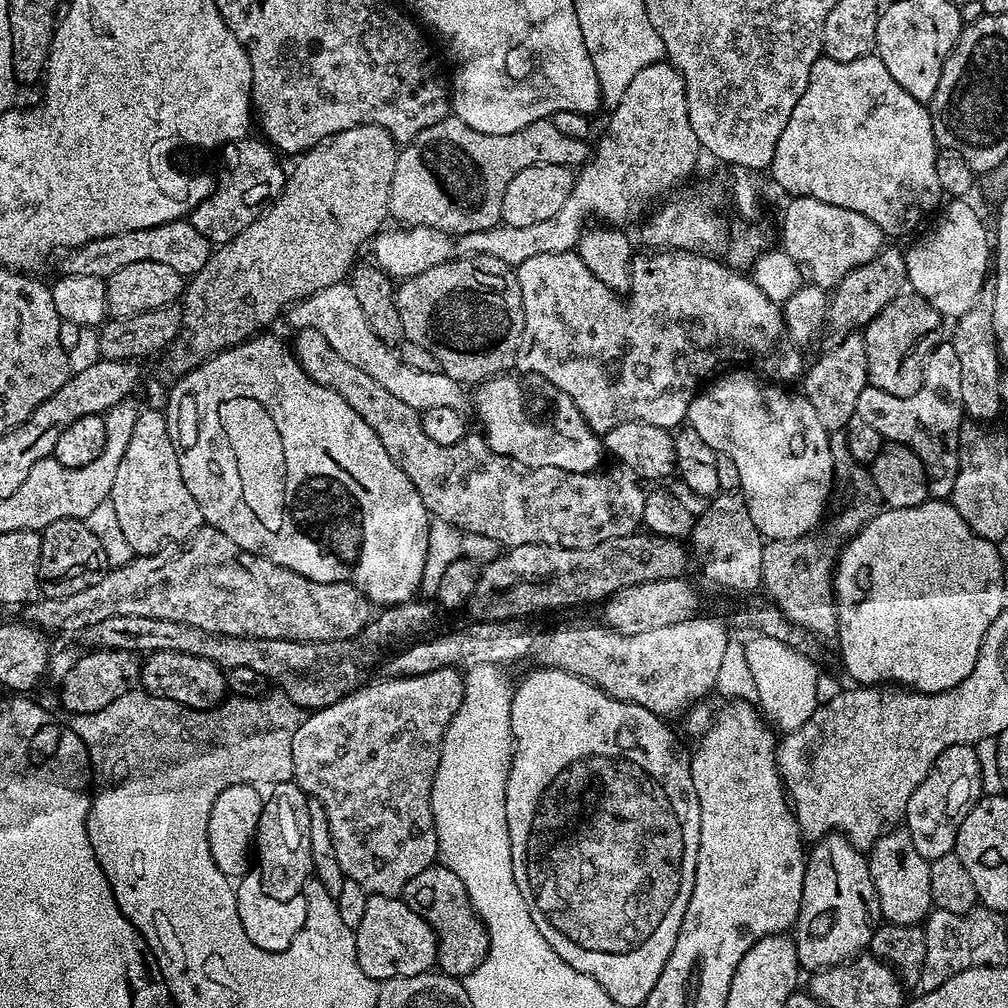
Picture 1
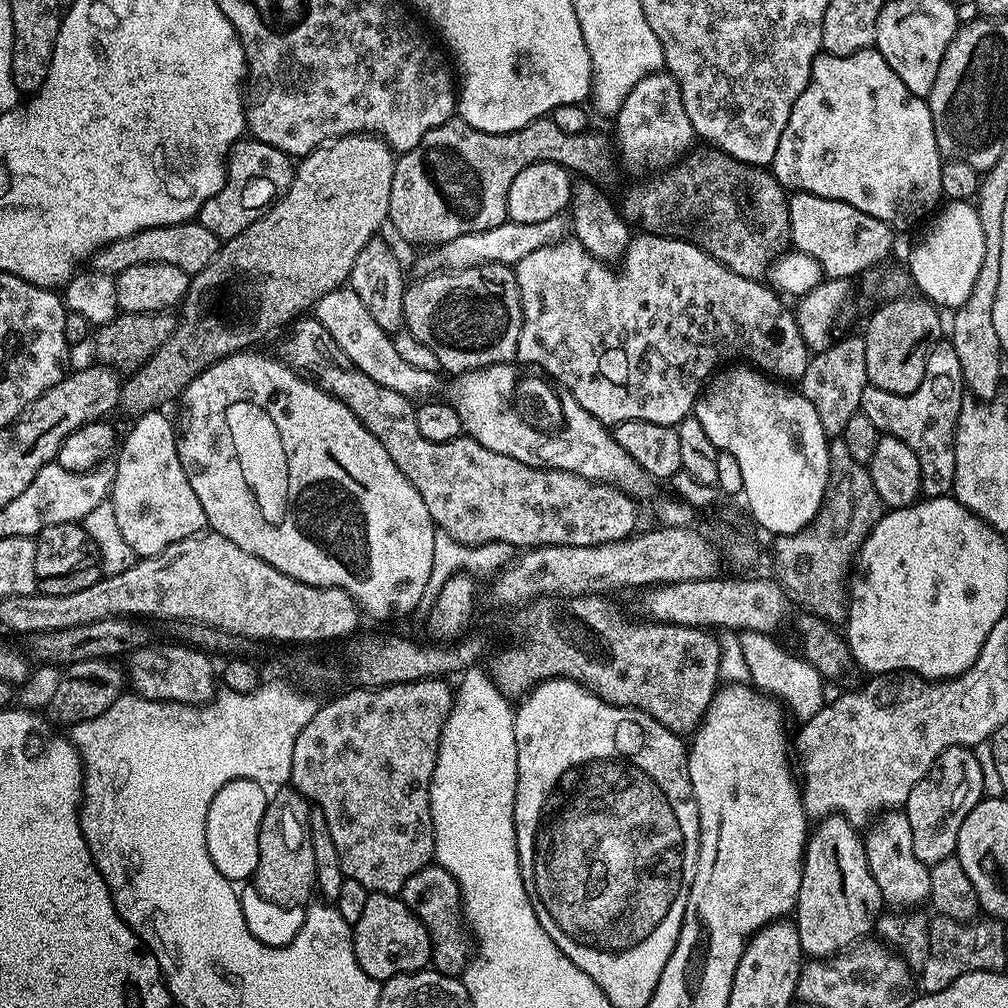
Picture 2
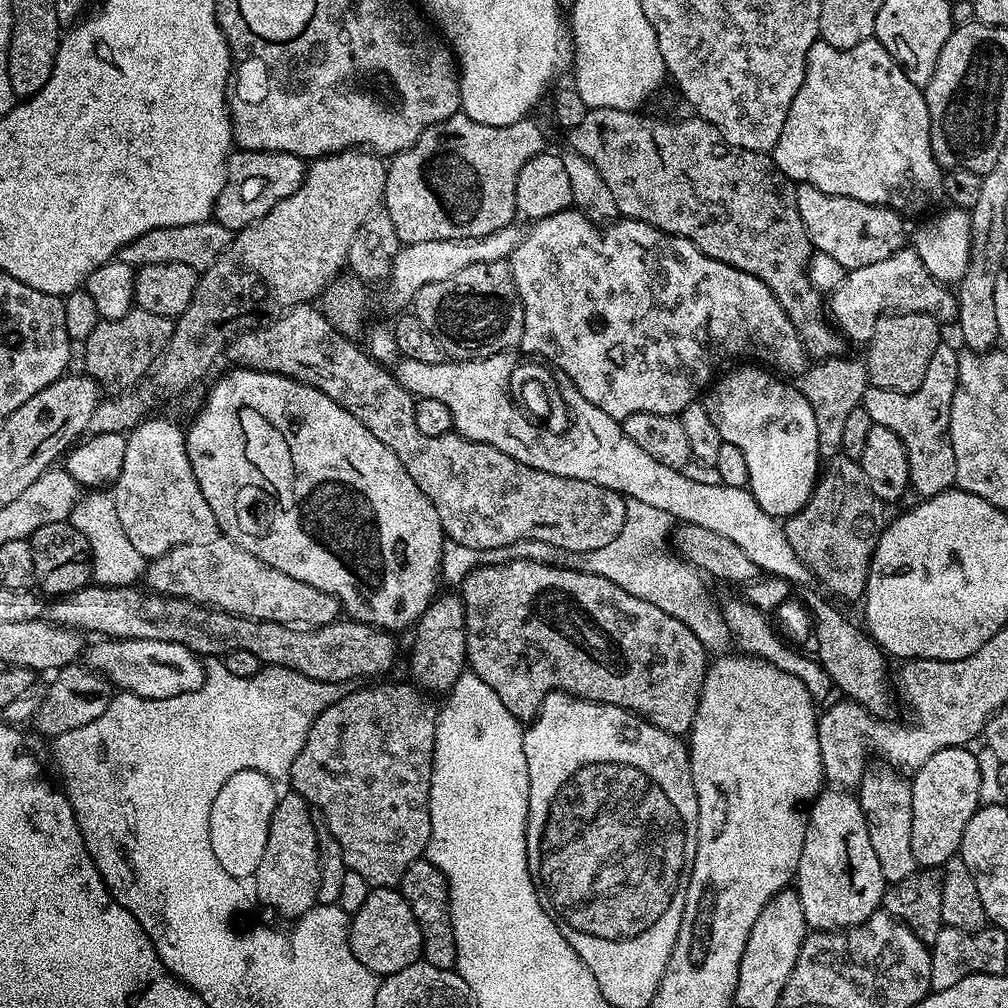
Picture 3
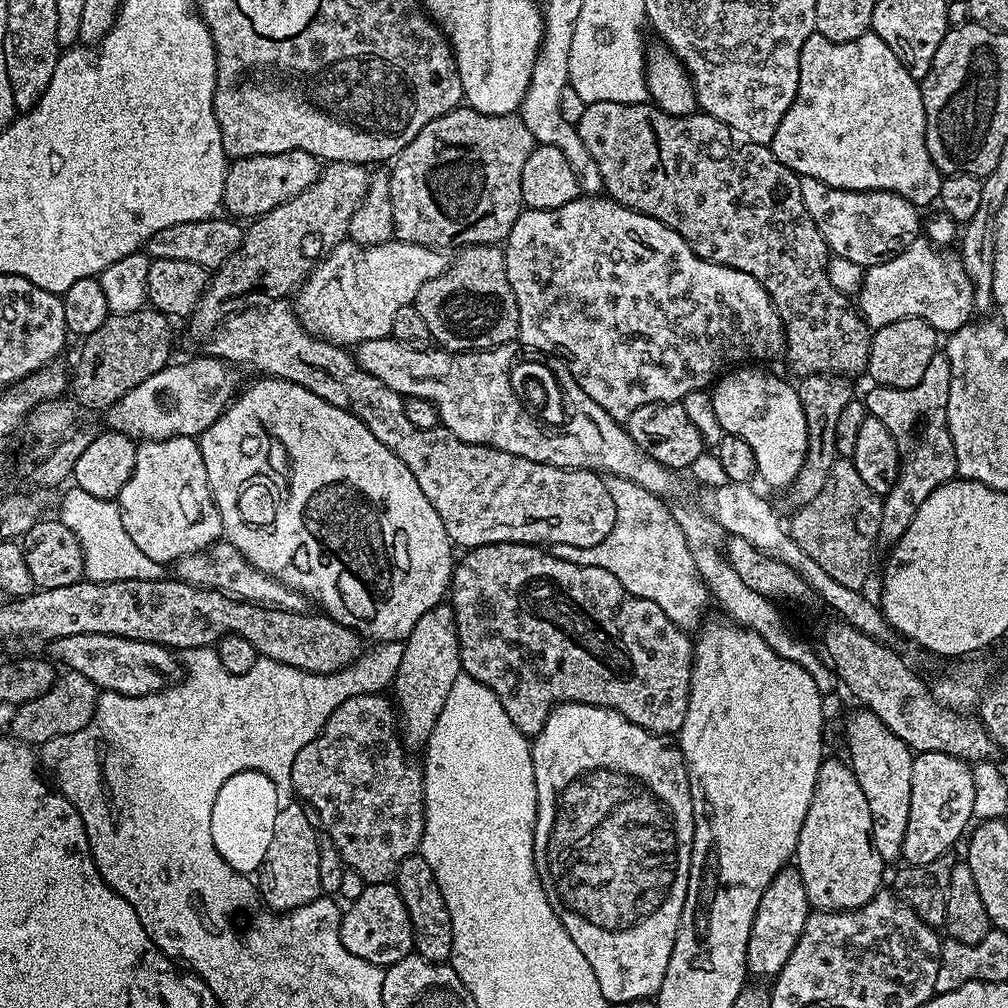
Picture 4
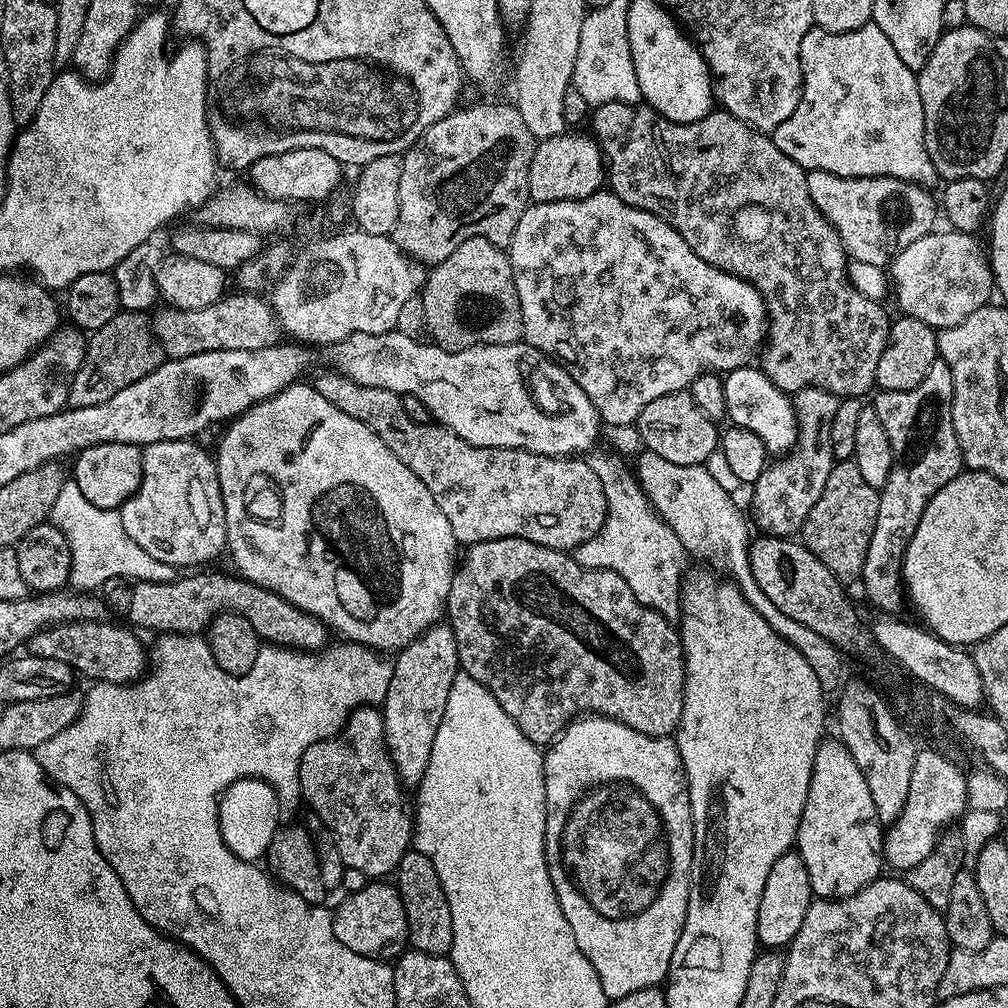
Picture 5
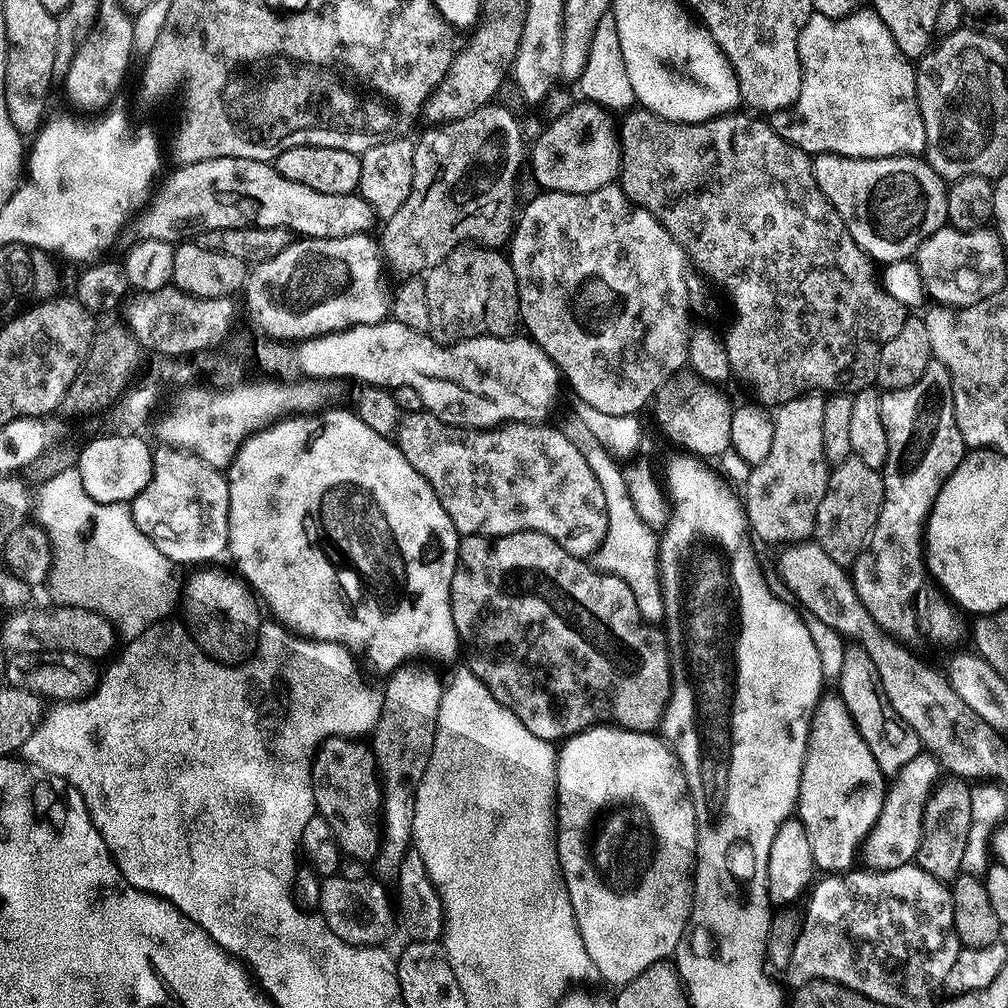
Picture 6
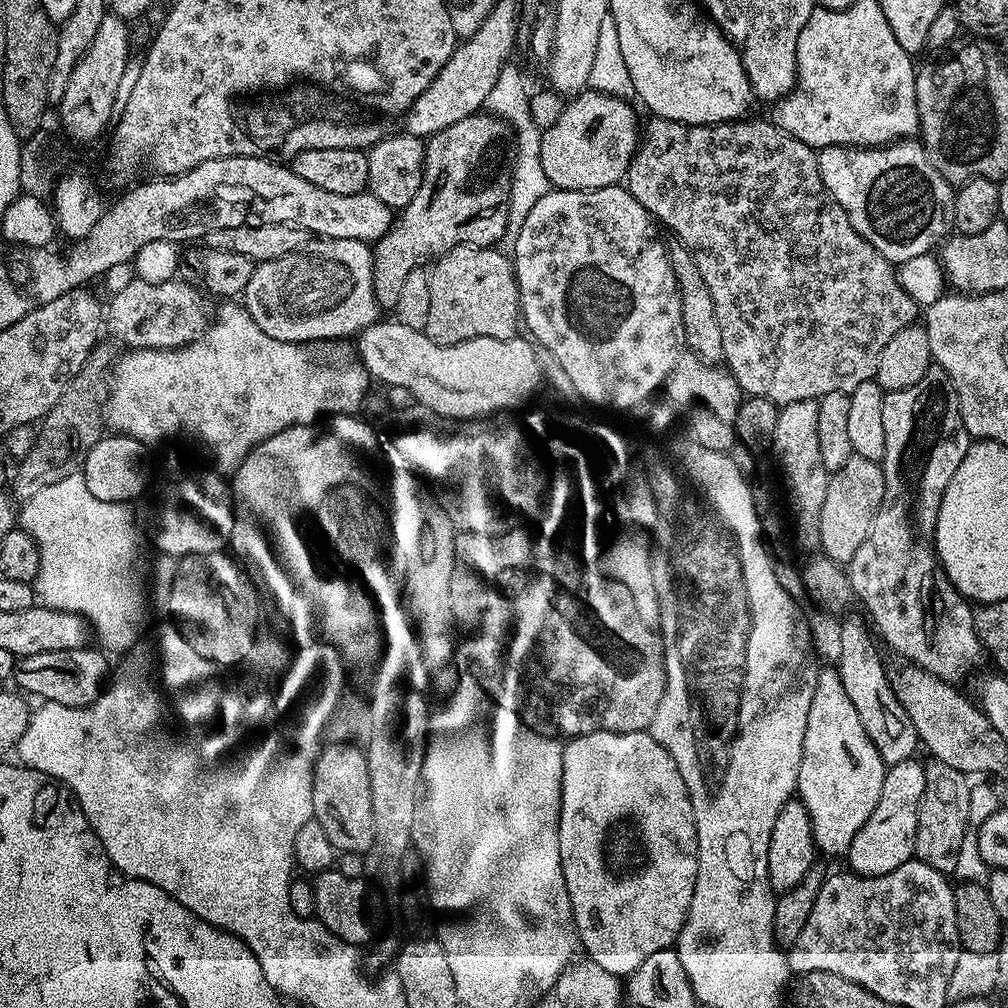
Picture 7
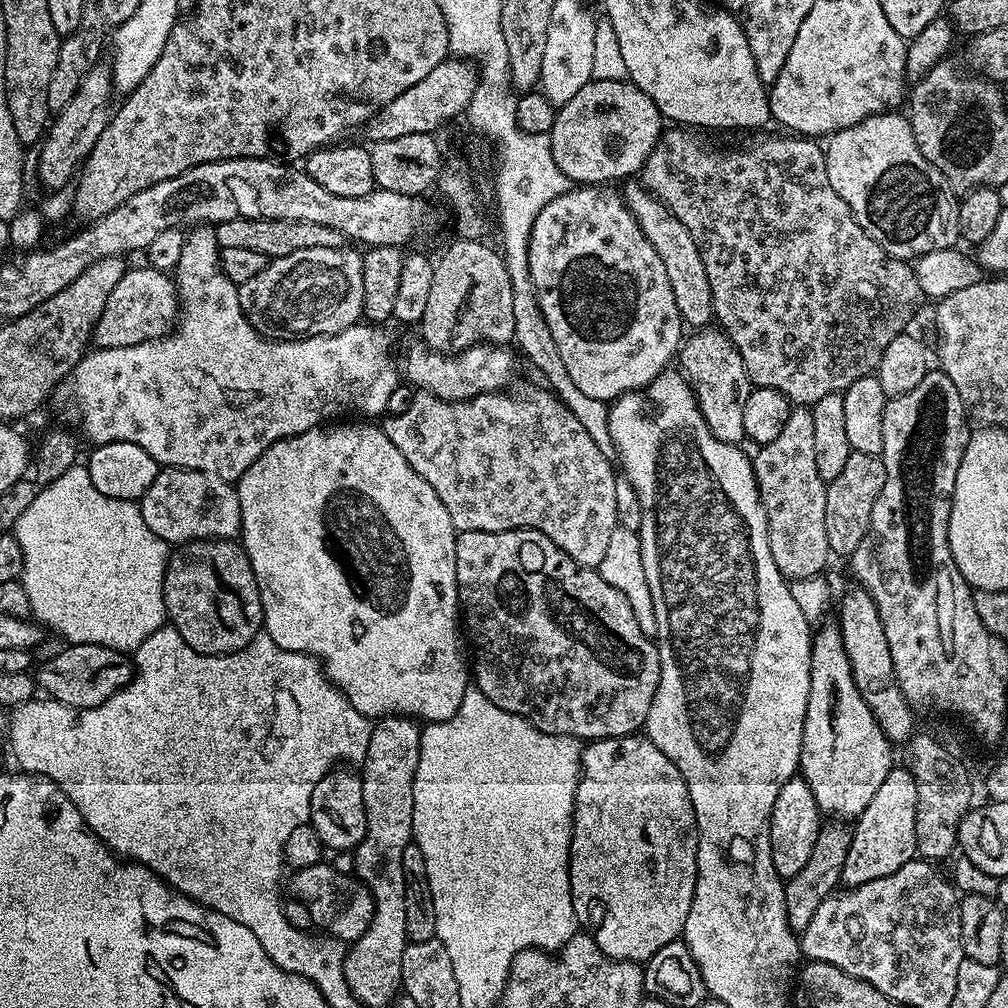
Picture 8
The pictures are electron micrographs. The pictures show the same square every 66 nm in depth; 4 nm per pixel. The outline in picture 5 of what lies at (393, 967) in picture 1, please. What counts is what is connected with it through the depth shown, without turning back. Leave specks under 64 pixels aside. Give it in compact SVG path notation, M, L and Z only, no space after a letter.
M369 882L362 890L347 893L343 897L345 900L332 912L332 925L334 938L338 938L342 946L350 946L354 954L374 956L388 962L405 951L408 927L400 893L391 883L384 883L388 882Z

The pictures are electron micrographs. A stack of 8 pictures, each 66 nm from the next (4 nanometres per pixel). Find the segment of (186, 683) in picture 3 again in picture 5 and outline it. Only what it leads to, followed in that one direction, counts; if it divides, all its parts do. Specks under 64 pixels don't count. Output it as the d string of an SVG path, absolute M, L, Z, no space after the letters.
M84 620L81 624L55 624L52 628L43 628L40 632L36 632L30 637L26 645L27 655L37 656L38 658L54 658L54 662L66 662L72 667L73 673L79 674L80 672L84 676L89 676L89 681L92 682L103 682L106 684L135 684L141 676L145 675L146 672L146 648L140 645L140 640L135 631L131 627L123 626L119 628L118 625L112 624L113 622L99 622L96 620Z

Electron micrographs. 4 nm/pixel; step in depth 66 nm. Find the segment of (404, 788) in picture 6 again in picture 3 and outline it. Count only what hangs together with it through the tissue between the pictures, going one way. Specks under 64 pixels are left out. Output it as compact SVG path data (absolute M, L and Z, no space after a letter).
M455 592L437 595L426 606L414 625L416 637L412 640L411 679L425 693L447 694L466 671L466 614L462 598Z

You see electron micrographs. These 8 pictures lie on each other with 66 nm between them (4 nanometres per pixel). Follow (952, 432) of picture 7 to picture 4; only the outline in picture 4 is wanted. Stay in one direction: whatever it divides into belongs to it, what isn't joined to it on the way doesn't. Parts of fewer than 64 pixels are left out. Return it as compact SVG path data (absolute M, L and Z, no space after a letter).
M937 354L930 358L930 366L926 366L926 374L922 382L913 388L881 388L879 386L869 387L869 392L862 396L864 407L868 410L868 415L878 418L890 434L894 434L894 442L898 446L900 455L900 473L890 490L890 494L883 497L884 505L882 506L882 526L880 527L879 543L885 546L897 544L906 534L906 526L914 518L916 508L938 490L948 480L957 479L956 455L954 454L954 442L950 438L948 429L948 415L946 414L946 402L950 398L950 362L948 357L943 354Z

